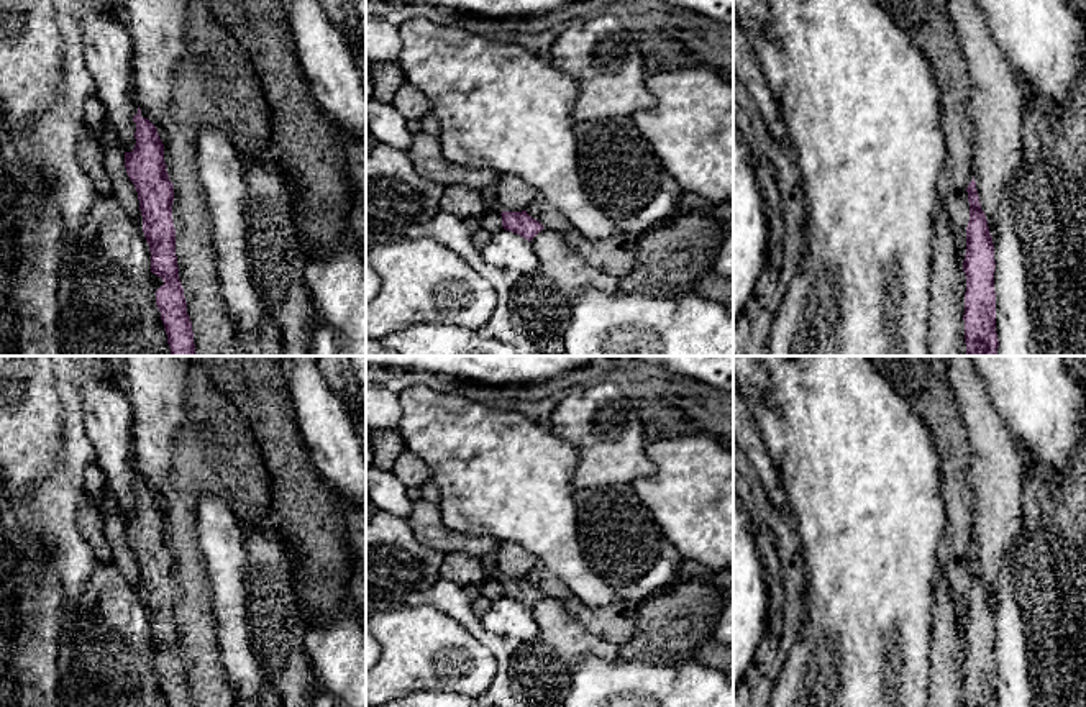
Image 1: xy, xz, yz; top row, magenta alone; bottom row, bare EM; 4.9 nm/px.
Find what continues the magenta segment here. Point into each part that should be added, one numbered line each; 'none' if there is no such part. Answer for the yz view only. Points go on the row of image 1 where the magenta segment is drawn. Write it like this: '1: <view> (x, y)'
none

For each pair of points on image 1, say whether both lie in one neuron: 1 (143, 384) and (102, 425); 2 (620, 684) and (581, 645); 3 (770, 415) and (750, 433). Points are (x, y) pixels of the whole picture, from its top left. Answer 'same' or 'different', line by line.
1: different
2: different
3: different

